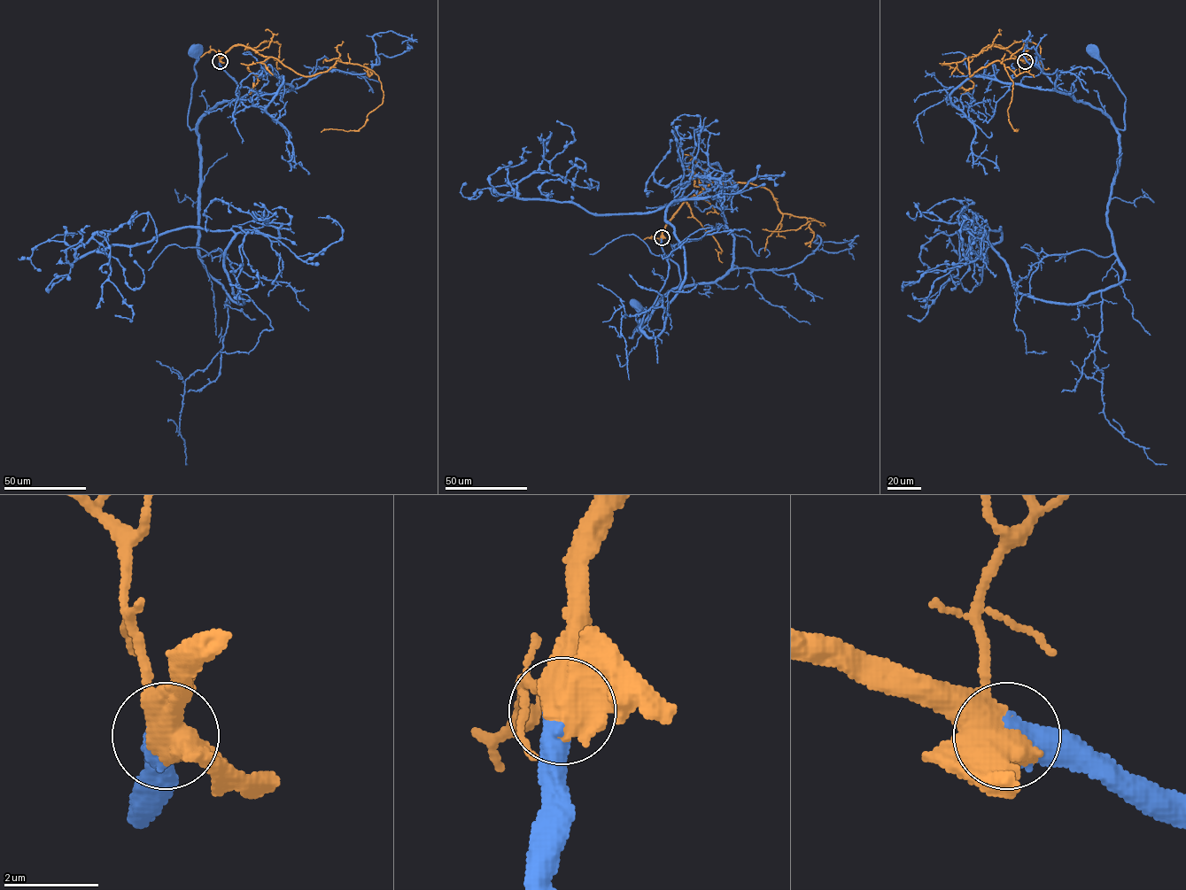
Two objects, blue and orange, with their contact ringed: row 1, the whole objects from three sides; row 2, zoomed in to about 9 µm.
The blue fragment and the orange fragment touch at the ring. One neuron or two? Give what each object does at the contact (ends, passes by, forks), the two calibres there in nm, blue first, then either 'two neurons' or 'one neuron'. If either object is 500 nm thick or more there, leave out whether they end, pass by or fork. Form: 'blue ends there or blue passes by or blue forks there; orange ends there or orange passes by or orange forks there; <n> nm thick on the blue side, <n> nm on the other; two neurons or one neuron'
550 nm thick on the blue side, 500 nm on the other; one neuron

